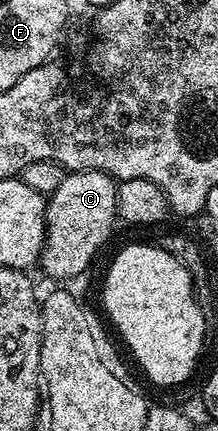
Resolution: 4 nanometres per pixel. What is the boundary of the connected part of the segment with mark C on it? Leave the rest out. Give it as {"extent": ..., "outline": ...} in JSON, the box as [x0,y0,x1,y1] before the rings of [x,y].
{"extent":[40,171,119,277],"outline":[[[77,171],[67,172],[66,178],[60,183],[60,187],[56,187],[54,193],[49,194],[46,203],[46,246],[42,248],[42,256],[40,258],[40,269],[43,269],[50,277],[78,277],[90,265],[90,260],[97,255],[102,249],[102,244],[110,237],[110,232],[114,229],[114,221],[119,220],[118,204],[116,203],[116,195],[118,194],[118,186],[115,178],[109,177],[107,173],[100,171],[84,171],[79,173]]]}

